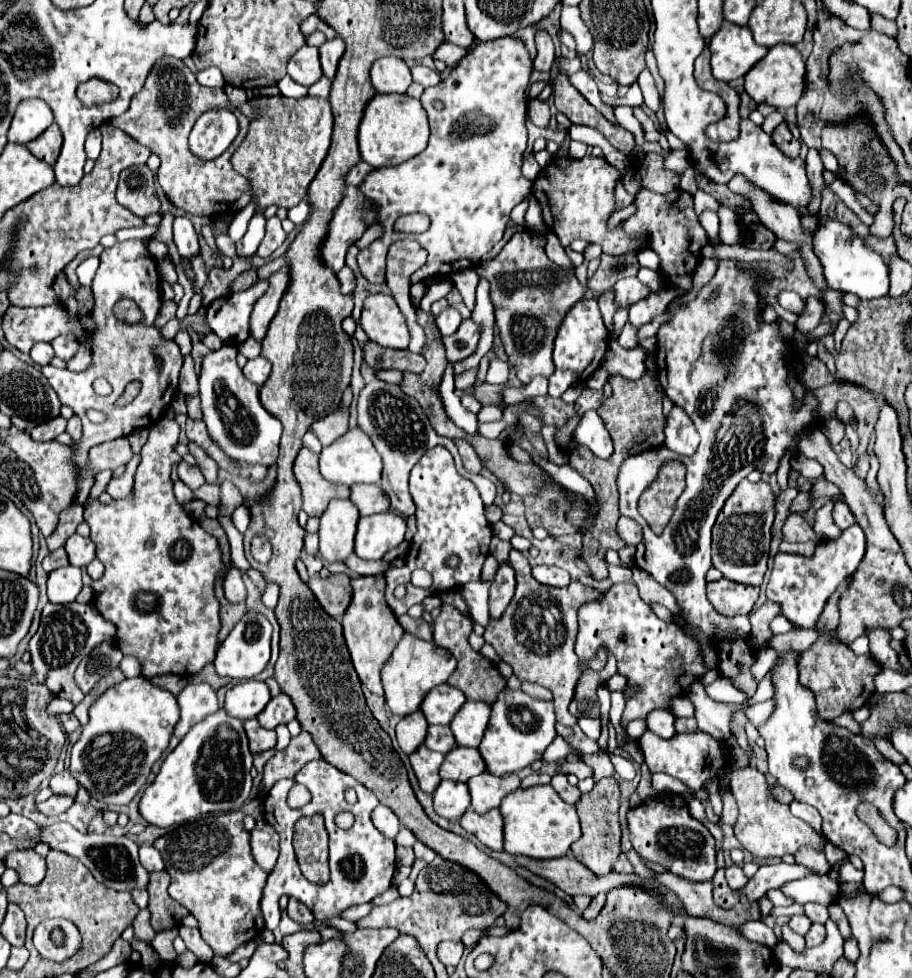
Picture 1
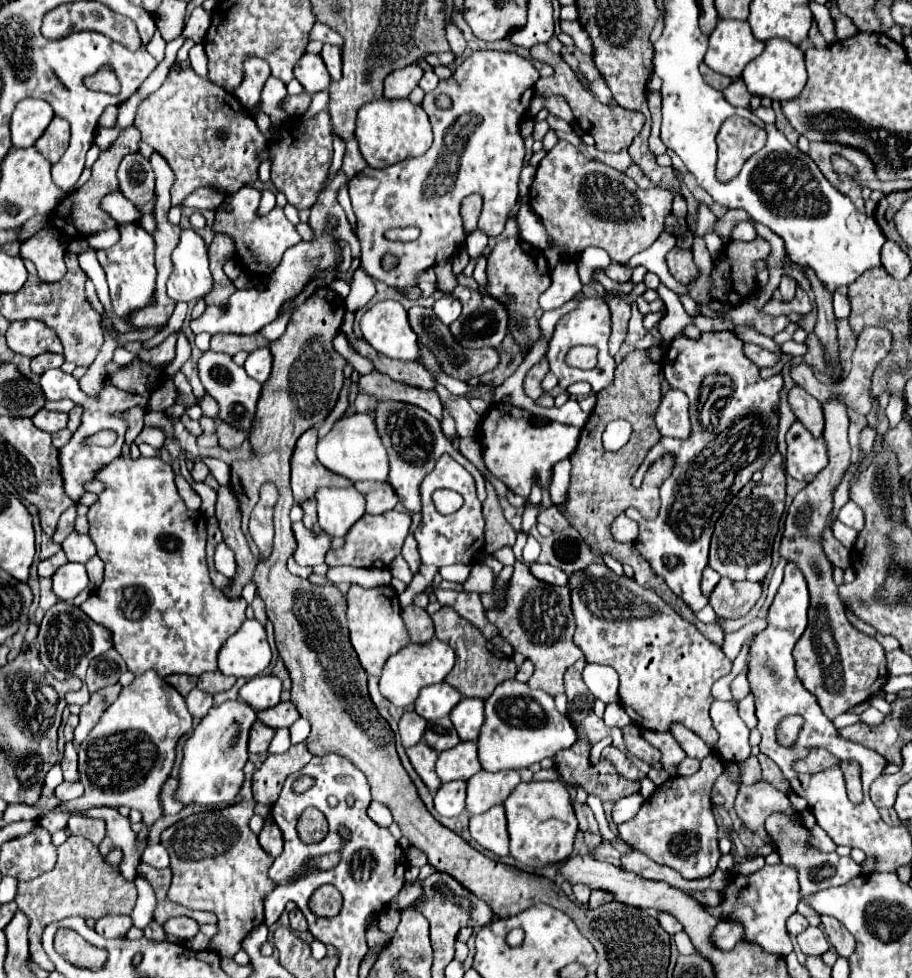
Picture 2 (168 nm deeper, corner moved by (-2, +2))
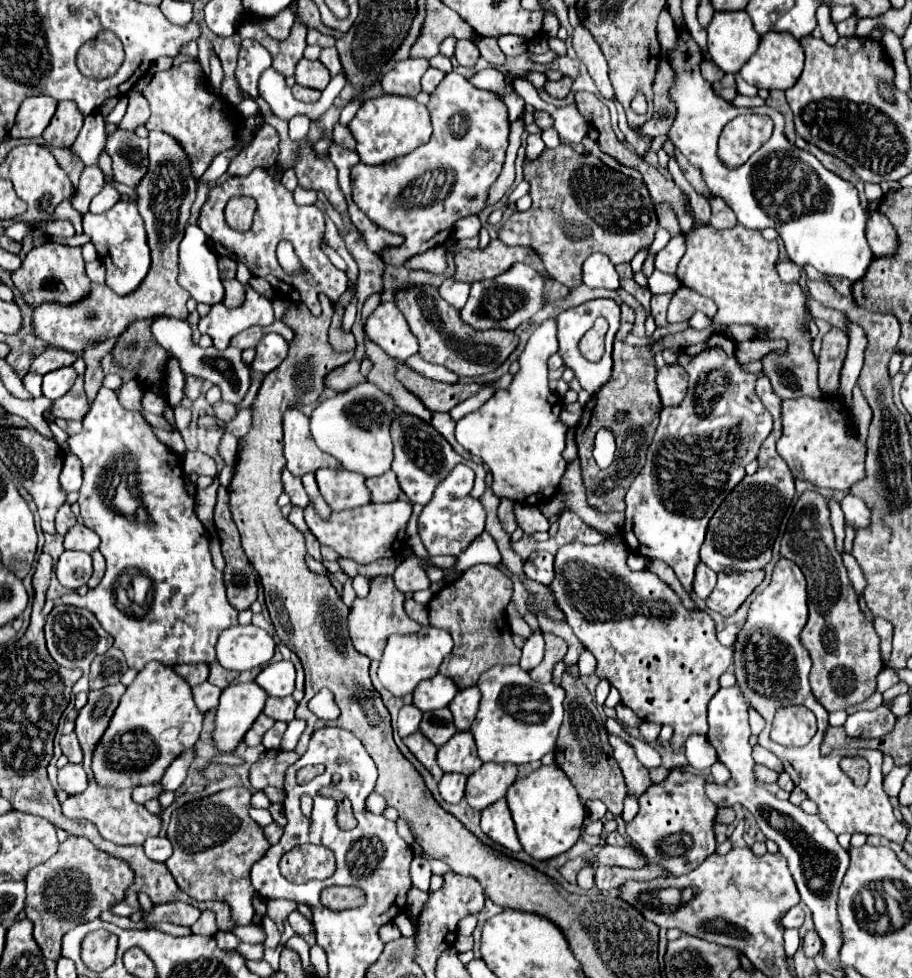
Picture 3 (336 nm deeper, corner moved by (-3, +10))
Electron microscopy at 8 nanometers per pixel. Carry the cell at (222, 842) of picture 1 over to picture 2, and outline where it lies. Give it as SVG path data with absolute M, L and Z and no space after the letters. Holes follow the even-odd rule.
M241 801L237 805L231 805L227 809L219 811L205 811L197 815L189 815L187 819L171 825L161 833L161 845L167 849L171 857L171 871L173 871L173 881L169 887L169 899L185 905L189 909L201 909L201 911L213 911L217 915L217 935L211 937L209 941L209 951L219 953L221 957L233 957L239 949L243 939L259 927L265 917L263 917L263 899L271 889L275 887L273 881L269 879L269 865L273 857L269 857L259 841L257 835L249 829L249 819L253 817L255 801Z

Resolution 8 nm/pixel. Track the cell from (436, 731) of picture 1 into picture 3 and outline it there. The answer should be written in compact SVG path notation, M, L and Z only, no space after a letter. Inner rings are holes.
M444 707L444 709L436 709L436 711L424 713L424 719L422 719L422 723L420 723L420 731L422 731L436 747L444 745L444 743L456 733L456 727L454 727L450 709Z

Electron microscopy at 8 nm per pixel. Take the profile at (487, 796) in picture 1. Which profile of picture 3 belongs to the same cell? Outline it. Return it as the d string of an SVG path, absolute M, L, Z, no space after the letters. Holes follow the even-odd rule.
M482 763L482 767L468 777L464 799L470 807L482 811L506 797L506 791L516 777L518 769L512 763Z

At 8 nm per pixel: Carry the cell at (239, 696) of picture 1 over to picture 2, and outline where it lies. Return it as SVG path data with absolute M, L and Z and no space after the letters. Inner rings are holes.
M273 675L253 677L239 689L239 699L243 703L251 705L255 711L277 705L279 695L281 695L281 679L277 679Z

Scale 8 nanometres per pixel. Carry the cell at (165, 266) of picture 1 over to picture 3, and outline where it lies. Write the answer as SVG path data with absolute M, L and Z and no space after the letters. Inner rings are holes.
M150 131L148 139L150 165L146 177L140 181L140 187L136 187L134 203L148 233L148 245L152 251L150 271L140 283L140 289L132 291L132 295L120 297L112 293L108 285L92 283L92 293L88 293L88 299L78 301L76 305L40 305L34 313L34 329L40 339L54 347L78 355L80 349L88 345L88 341L96 341L96 337L120 337L132 321L146 317L188 317L186 301L190 299L190 293L178 285L178 245L184 237L190 207L196 199L198 179L192 177L188 157L184 157L184 149L176 145L174 137L168 137L168 133Z

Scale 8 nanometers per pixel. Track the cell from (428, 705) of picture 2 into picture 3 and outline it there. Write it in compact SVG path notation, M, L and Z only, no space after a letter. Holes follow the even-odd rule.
M438 673L432 679L424 679L416 685L416 689L412 693L412 703L420 711L442 709L454 699L456 693L458 693L456 683L450 677L444 677Z

